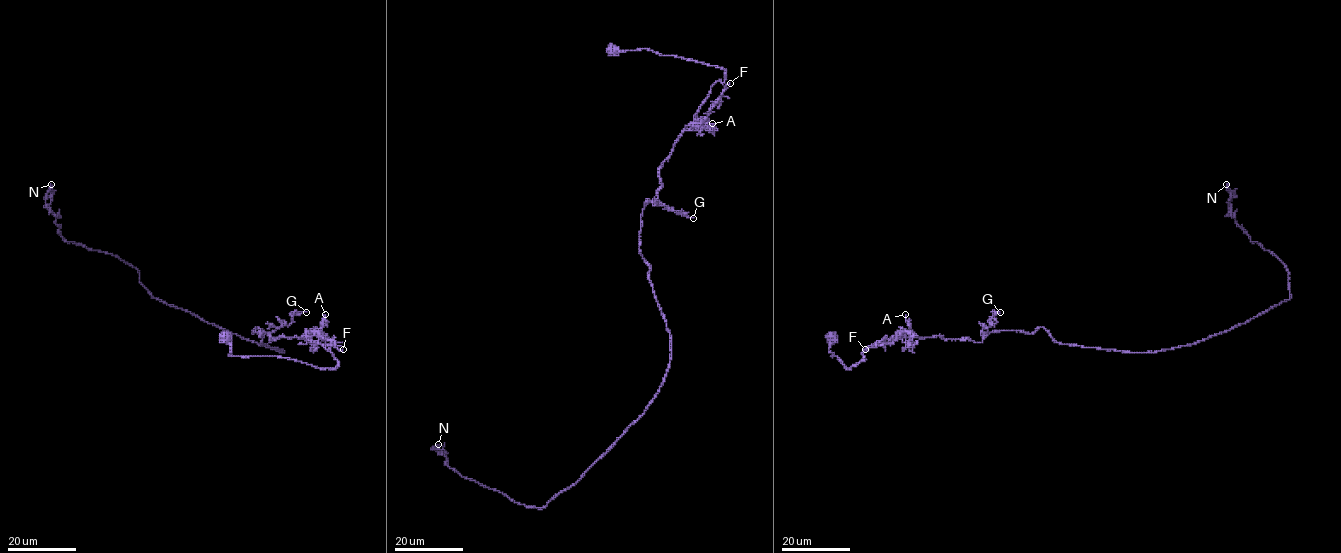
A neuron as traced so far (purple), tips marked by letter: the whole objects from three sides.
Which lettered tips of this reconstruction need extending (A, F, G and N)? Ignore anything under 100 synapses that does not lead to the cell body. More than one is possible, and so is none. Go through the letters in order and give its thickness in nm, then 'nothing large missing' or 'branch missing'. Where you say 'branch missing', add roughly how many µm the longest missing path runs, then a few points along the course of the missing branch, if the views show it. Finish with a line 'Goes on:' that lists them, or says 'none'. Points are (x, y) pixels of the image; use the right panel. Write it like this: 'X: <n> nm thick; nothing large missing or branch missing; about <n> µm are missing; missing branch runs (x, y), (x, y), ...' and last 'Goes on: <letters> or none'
A: 120 nm thick; nothing large missing
F: 150 nm thick; nothing large missing
G: 100 nm thick; nothing large missing
N: 400 nm thick; nothing large missing
Goes on: none

